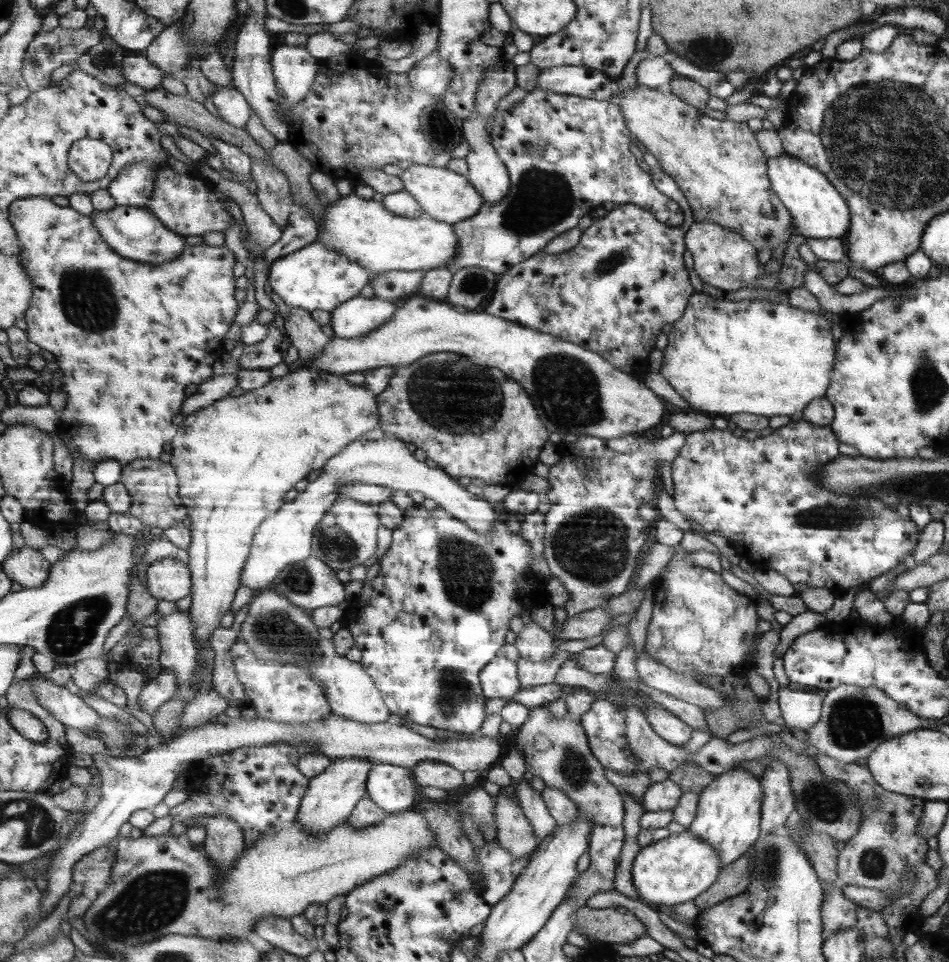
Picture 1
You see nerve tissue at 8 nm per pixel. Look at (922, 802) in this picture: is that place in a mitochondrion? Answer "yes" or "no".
no

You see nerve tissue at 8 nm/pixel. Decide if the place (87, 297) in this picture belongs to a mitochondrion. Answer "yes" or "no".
yes

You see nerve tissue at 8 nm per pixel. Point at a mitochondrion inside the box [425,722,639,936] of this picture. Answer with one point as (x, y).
(573, 768)

